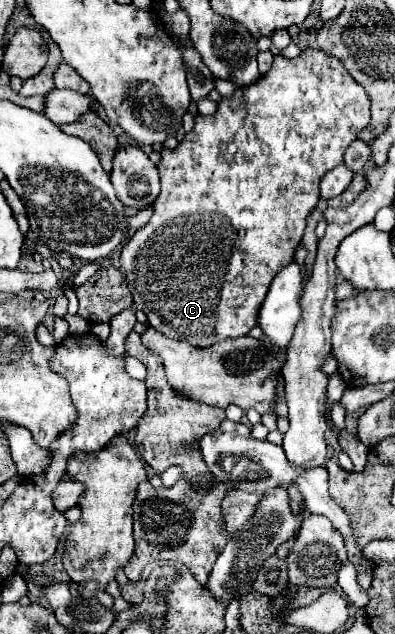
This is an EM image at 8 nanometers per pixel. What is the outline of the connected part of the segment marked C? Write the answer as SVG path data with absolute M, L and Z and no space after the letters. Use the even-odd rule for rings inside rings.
M305 48L297 58L285 58L275 56L273 66L267 74L263 74L257 82L245 88L237 88L231 96L223 96L217 102L217 112L211 116L195 114L195 126L191 132L185 134L185 138L173 148L161 150L161 162L159 162L159 176L161 176L161 192L155 200L155 212L151 220L141 226L129 242L121 250L121 270L125 272L129 290L133 294L133 302L137 310L143 310L147 316L147 322L151 328L159 330L167 338L173 340L185 340L189 344L195 344L199 348L213 346L215 342L227 340L227 338L239 338L249 334L259 320L259 308L267 296L269 284L275 278L277 270L283 268L293 260L295 248L301 242L307 216L315 210L319 202L319 182L321 178L343 164L343 154L347 146L357 140L357 134L367 128L369 124L369 96L363 92L363 86L357 84L351 74L345 70L339 58L319 50L319 48Z

